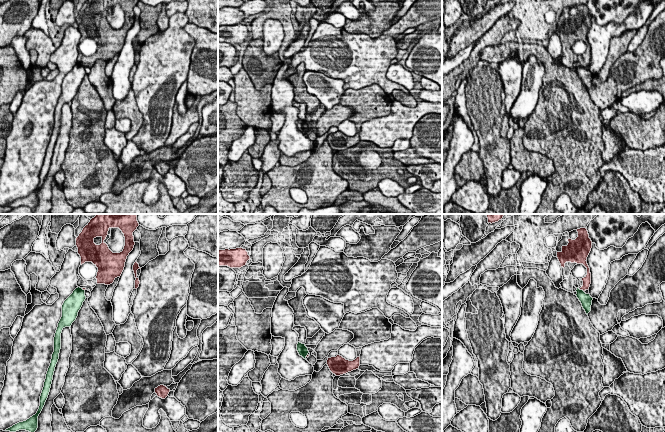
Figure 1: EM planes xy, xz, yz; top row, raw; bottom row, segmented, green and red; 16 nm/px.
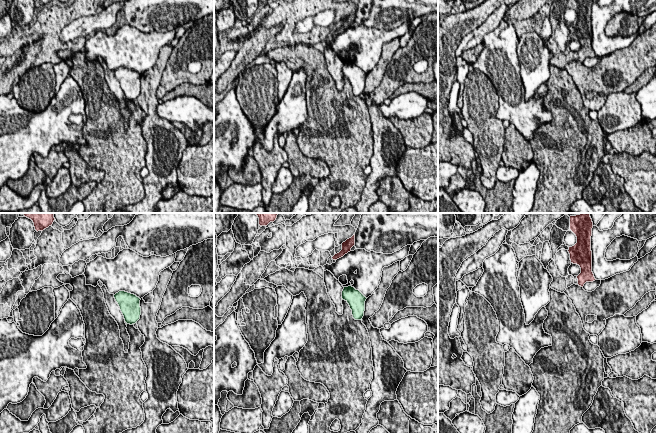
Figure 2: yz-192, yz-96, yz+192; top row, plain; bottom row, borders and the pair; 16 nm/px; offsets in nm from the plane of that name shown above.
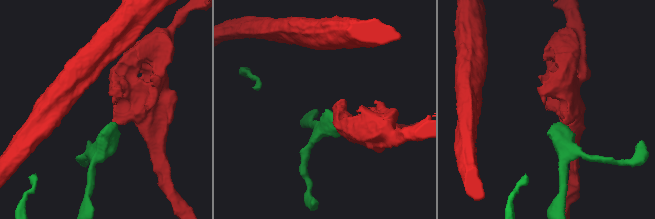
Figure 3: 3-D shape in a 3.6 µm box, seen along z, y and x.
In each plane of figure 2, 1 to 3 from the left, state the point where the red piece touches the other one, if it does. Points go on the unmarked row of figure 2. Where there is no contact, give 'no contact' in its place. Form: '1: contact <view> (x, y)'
1: no contact
2: no contact
3: no contact

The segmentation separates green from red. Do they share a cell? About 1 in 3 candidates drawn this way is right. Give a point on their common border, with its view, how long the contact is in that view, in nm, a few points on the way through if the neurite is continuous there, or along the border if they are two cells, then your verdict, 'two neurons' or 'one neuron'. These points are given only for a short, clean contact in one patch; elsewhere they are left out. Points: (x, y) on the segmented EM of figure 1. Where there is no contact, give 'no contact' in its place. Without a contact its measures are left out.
meets green in yz at (581, 290); contact 90 nm long; border along yz (579, 289), (583, 291); two neurons

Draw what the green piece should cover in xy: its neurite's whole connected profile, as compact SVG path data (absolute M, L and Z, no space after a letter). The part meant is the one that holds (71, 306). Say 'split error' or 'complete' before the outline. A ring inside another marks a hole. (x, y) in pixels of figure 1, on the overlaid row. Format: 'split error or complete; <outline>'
complete; M78 287L73 293L64 301L62 305L62 317L58 323L58 327L54 337L54 352L52 354L52 359L50 366L48 368L46 379L44 382L44 387L40 396L40 406L35 415L27 419L26 421L19 422L12 427L6 429L5 431L16 432L19 430L26 430L29 432L35 432L38 428L38 416L41 413L45 402L48 398L53 375L55 371L56 364L59 359L59 353L61 349L61 333L65 327L71 327L72 323L76 320L78 312L81 309L83 302L85 301L85 290Z

